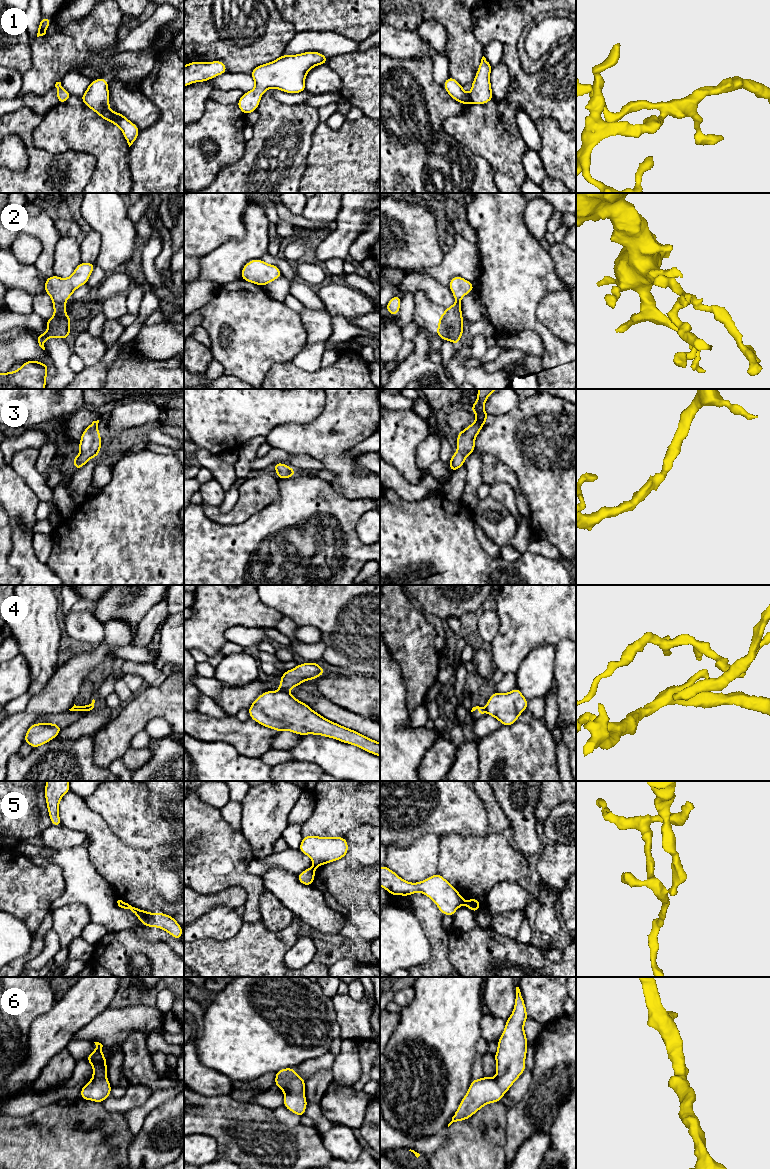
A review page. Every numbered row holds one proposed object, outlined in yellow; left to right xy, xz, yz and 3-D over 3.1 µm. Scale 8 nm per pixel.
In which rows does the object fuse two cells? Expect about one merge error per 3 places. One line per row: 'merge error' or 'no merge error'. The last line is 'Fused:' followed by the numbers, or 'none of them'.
1: no merge error
2: no merge error
3: no merge error
4: merge error
5: merge error
6: no merge error
Fused: 4, 5

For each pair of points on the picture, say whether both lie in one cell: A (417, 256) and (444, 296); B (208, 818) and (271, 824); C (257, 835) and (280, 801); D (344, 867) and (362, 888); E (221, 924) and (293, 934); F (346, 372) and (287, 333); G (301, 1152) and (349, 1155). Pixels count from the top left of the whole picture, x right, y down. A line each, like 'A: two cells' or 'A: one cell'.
A: two cells
B: two cells
C: one cell
D: one cell
E: two cells
F: two cells
G: two cells

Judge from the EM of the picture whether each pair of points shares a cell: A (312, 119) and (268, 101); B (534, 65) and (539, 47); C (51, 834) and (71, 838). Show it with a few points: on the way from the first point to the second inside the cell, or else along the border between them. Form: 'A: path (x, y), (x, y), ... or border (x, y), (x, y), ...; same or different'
A: path (301, 118), (285, 118), (279, 112); same
B: border (524, 40), (525, 52), (534, 59), (554, 46); different
C: path (56, 837), (66, 838); same

